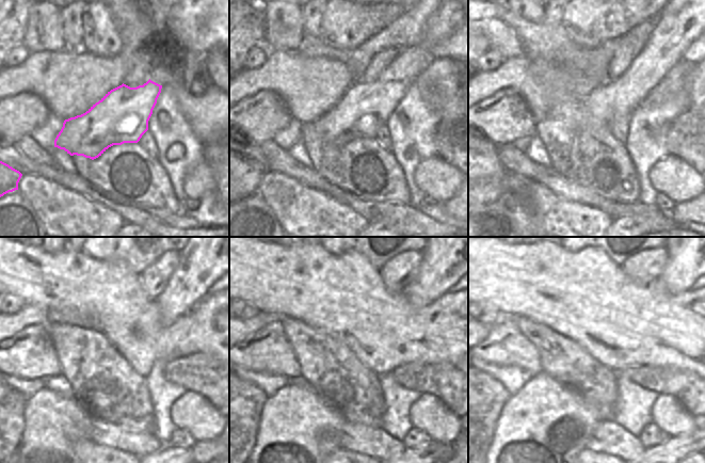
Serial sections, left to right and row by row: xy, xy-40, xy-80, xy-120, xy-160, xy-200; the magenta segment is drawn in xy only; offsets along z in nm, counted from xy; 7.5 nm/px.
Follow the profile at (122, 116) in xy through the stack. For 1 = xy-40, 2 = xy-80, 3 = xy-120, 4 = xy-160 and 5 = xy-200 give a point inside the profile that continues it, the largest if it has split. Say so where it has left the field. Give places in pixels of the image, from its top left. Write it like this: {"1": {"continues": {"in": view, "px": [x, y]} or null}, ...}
{"1": {"continues": {"in": "xy-40", "px": [365, 108]}}, "2": {"continues": {"in": "xy-80", "px": [683, 19]}}, "3": {"continues": {"in": "xy-120", "px": [206, 258]}}, "4": {"continues": {"in": "xy-160", "px": [446, 258]}}, "5": {"continues": {"in": "xy-200", "px": [685, 266]}}}

